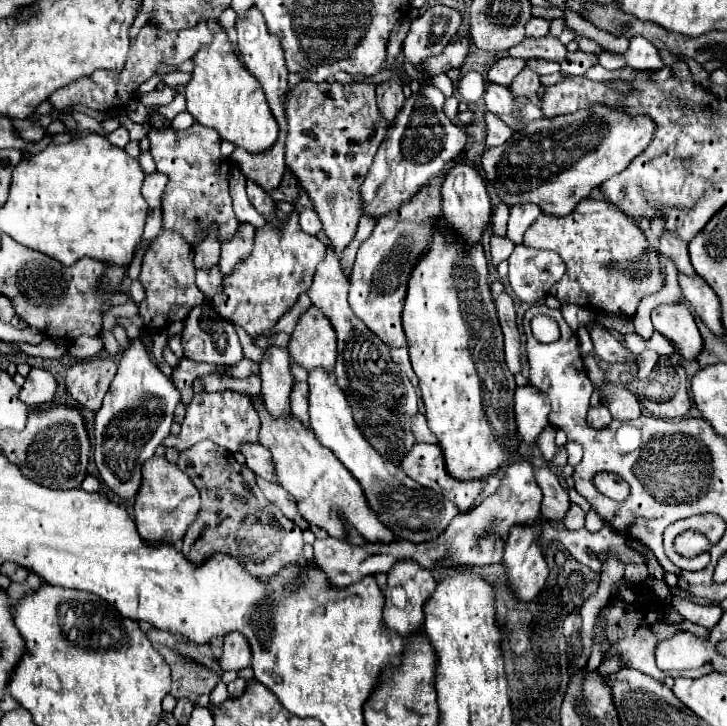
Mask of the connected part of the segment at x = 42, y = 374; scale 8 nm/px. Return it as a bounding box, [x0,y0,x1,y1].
[20,368,56,408]

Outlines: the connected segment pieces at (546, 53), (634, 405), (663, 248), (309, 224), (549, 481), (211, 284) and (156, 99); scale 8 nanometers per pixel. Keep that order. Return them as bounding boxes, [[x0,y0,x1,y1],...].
[[508,34,566,62],[600,382,640,420],[658,230,694,276],[300,210,322,234],[534,468,570,520],[196,268,222,296],[140,86,178,106]]

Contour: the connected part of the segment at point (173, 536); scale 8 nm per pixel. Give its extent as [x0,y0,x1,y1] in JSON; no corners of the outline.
[134,458,200,546]

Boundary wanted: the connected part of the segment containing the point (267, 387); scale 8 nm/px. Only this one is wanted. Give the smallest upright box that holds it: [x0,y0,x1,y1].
[260,348,296,418]

